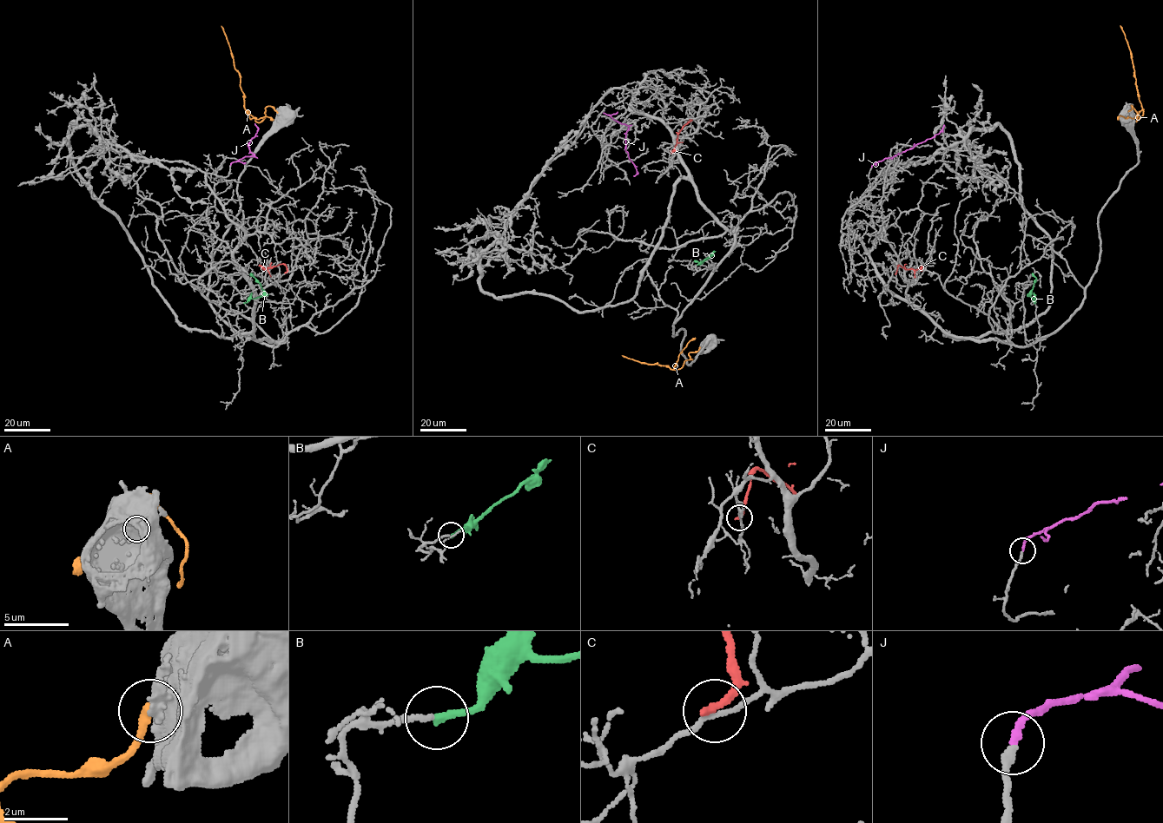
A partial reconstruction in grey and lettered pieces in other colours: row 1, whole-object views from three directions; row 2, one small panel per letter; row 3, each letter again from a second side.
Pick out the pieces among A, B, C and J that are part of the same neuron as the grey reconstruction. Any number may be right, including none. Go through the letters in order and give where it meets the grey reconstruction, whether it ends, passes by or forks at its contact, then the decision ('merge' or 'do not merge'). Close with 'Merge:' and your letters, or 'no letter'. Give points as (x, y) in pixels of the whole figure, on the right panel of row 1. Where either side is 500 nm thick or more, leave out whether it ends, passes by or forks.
A: meets grey at (1128, 111); it ends there; do not merge
B: meets grey at (1034, 303); it ends there; do not merge
C: meets grey at (895, 273); it ends there; do not merge
J: meets grey at (871, 167); it ends there; merge
Merge: J

